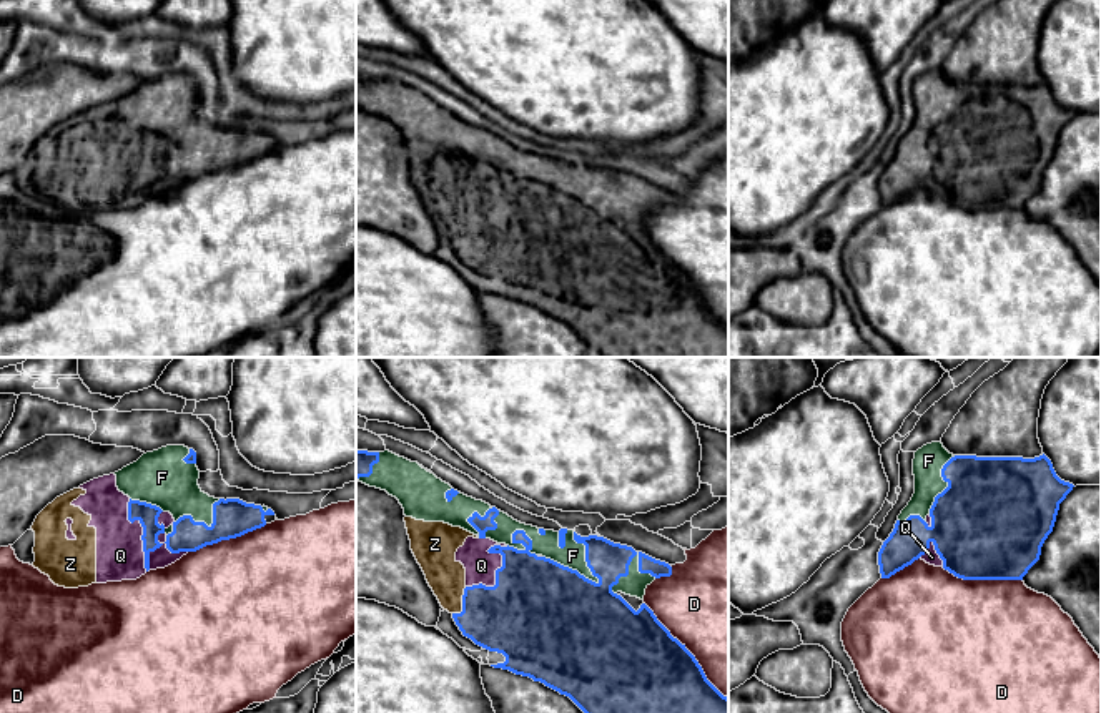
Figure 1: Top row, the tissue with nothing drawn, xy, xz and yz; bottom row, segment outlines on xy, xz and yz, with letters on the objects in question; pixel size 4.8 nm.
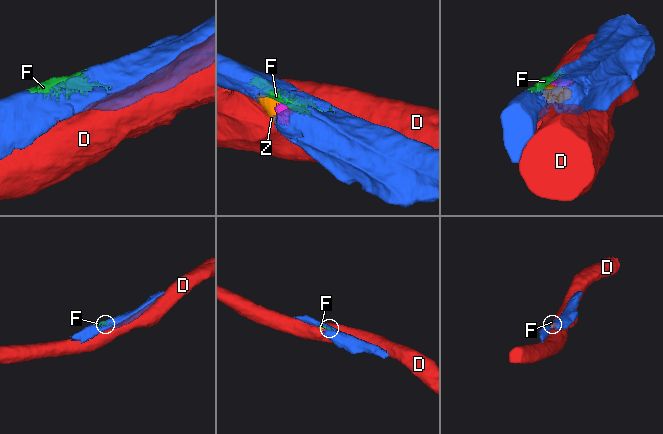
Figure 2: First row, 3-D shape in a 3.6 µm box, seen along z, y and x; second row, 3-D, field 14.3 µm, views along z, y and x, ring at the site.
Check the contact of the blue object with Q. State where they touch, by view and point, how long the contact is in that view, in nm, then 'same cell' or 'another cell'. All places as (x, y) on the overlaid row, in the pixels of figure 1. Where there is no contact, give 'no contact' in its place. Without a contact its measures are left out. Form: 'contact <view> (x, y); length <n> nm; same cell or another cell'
contact xy (145, 557); length 380 nm; same cell

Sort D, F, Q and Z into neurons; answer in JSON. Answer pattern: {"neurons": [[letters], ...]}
{"neurons": [["D"], ["F", "Q", "Z"]]}

